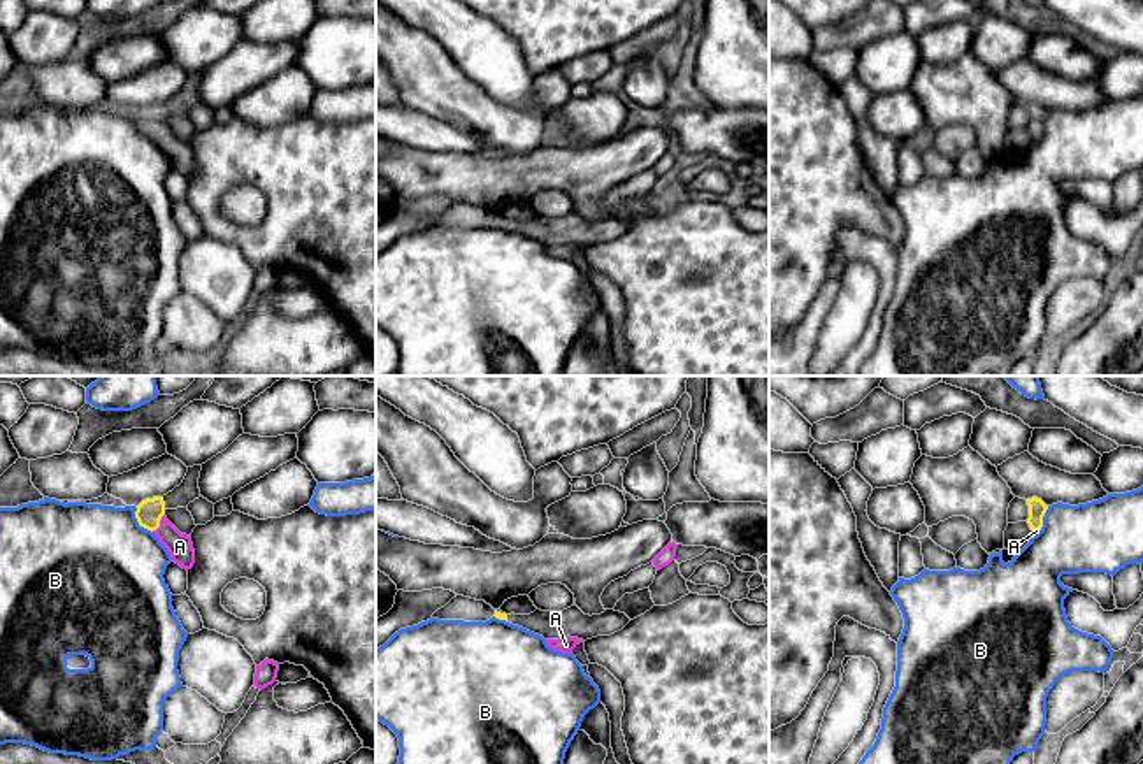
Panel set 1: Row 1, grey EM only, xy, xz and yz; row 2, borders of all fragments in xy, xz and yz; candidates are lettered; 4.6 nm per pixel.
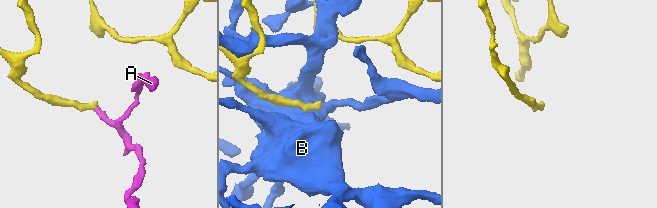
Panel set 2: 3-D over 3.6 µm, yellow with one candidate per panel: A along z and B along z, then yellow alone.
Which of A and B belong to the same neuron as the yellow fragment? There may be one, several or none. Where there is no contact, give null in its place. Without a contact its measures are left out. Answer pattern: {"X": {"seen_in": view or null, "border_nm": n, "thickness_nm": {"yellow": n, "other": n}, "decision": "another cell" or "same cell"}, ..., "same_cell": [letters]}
{"A": {"seen_in": "xy", "border_nm": 110, "thickness_nm": {"yellow": 120, "other": 120}, "decision": "same cell"}, "B": {"seen_in": "xy", "border_nm": 140, "thickness_nm": {"yellow": 120, "other": 480}, "decision": "another cell"}, "same_cell": ["A"]}

